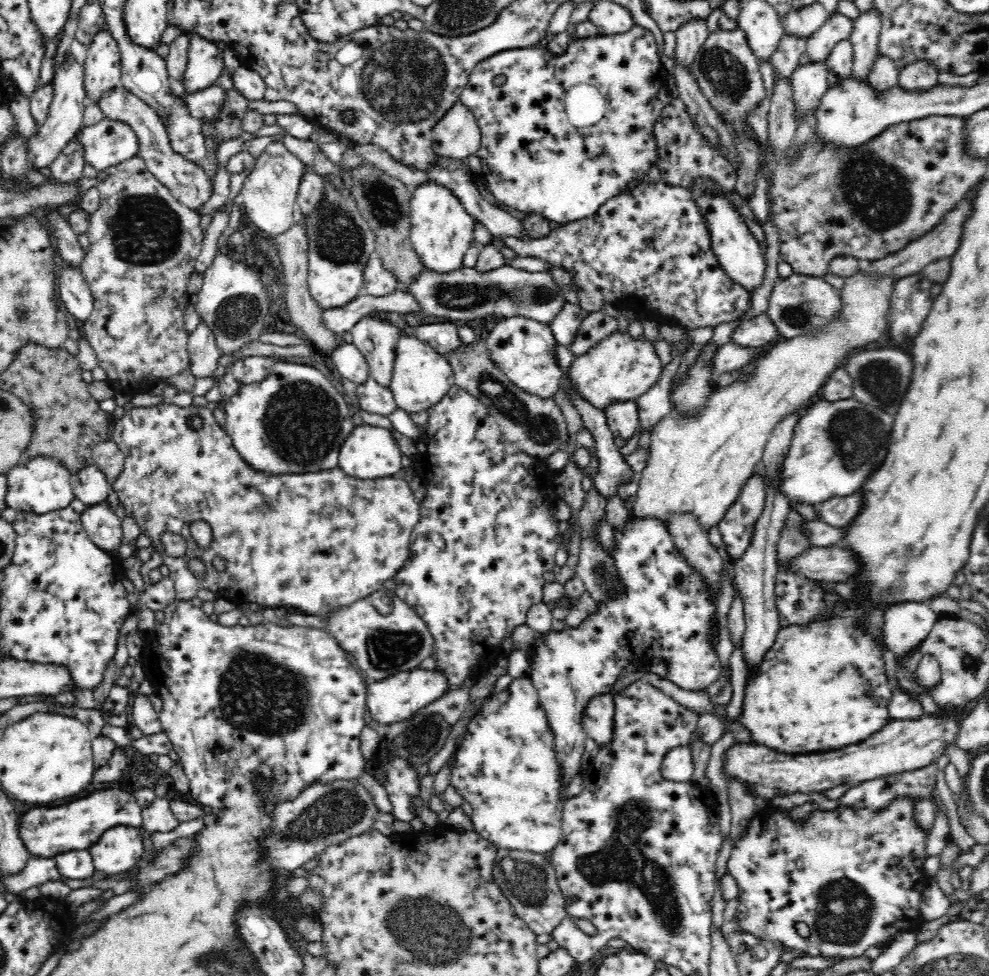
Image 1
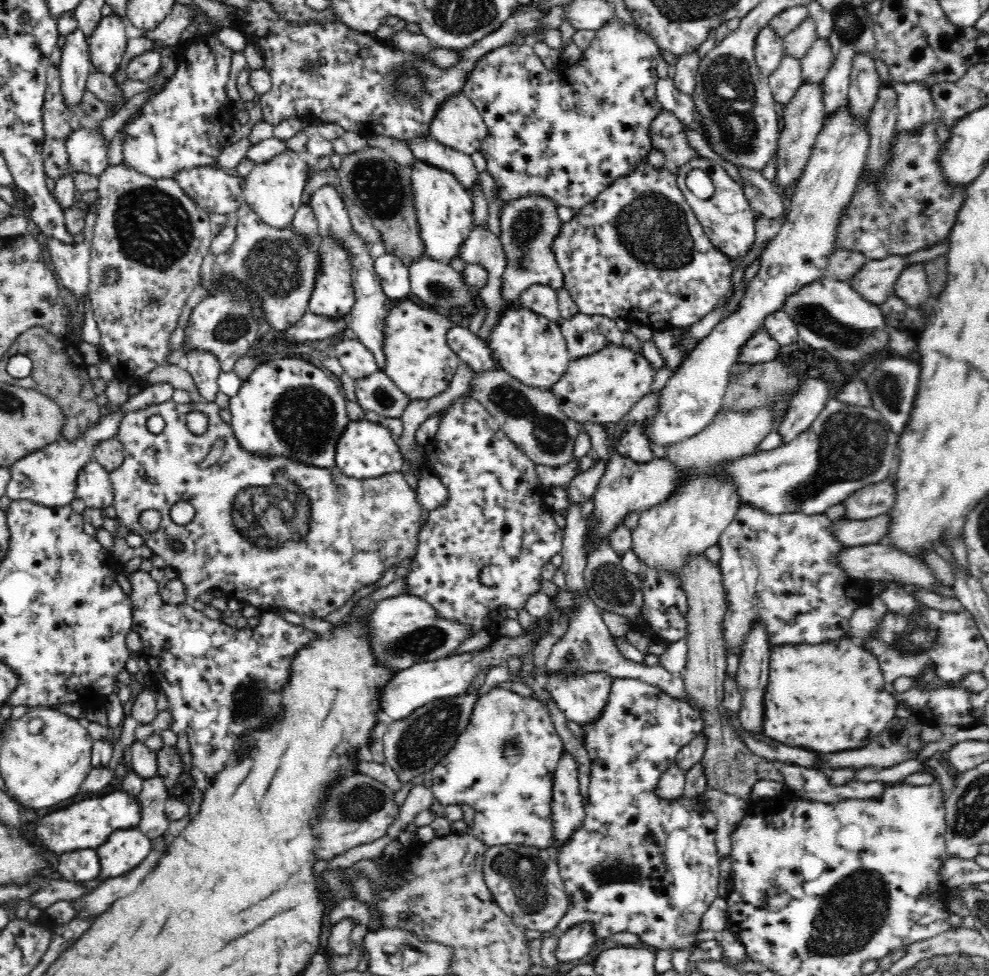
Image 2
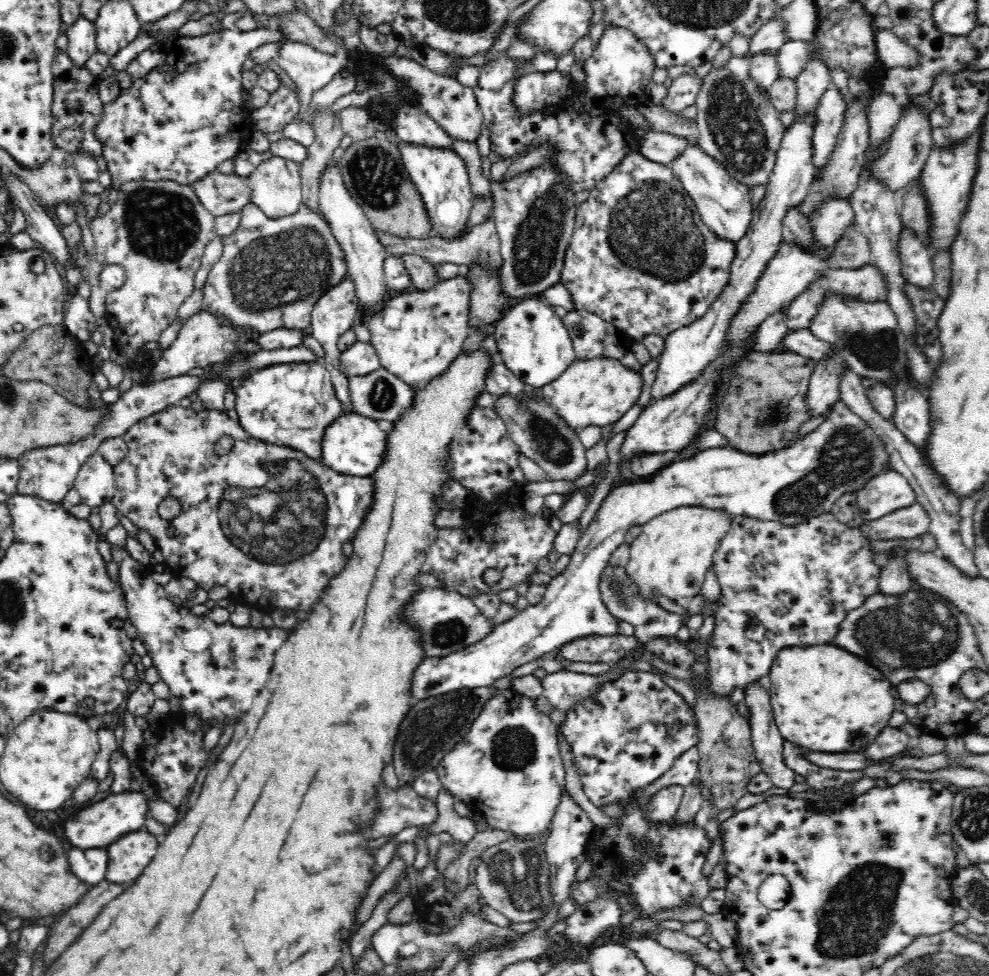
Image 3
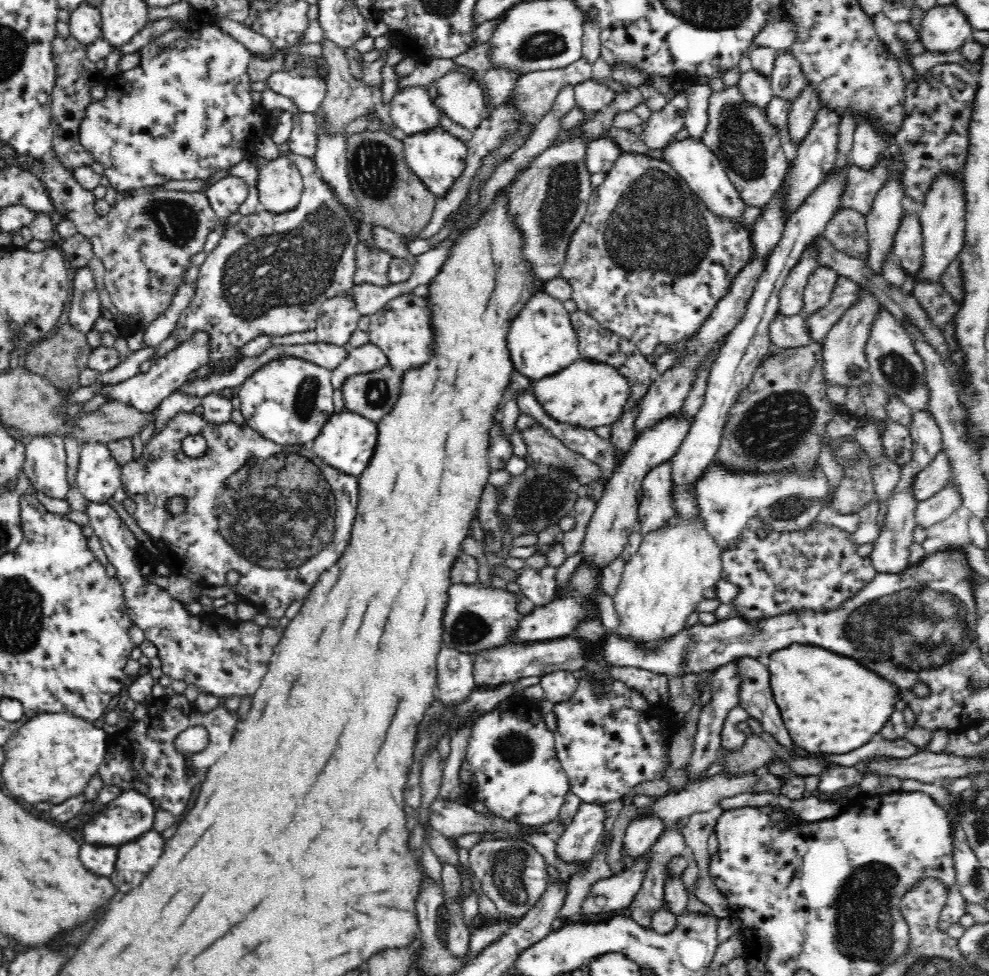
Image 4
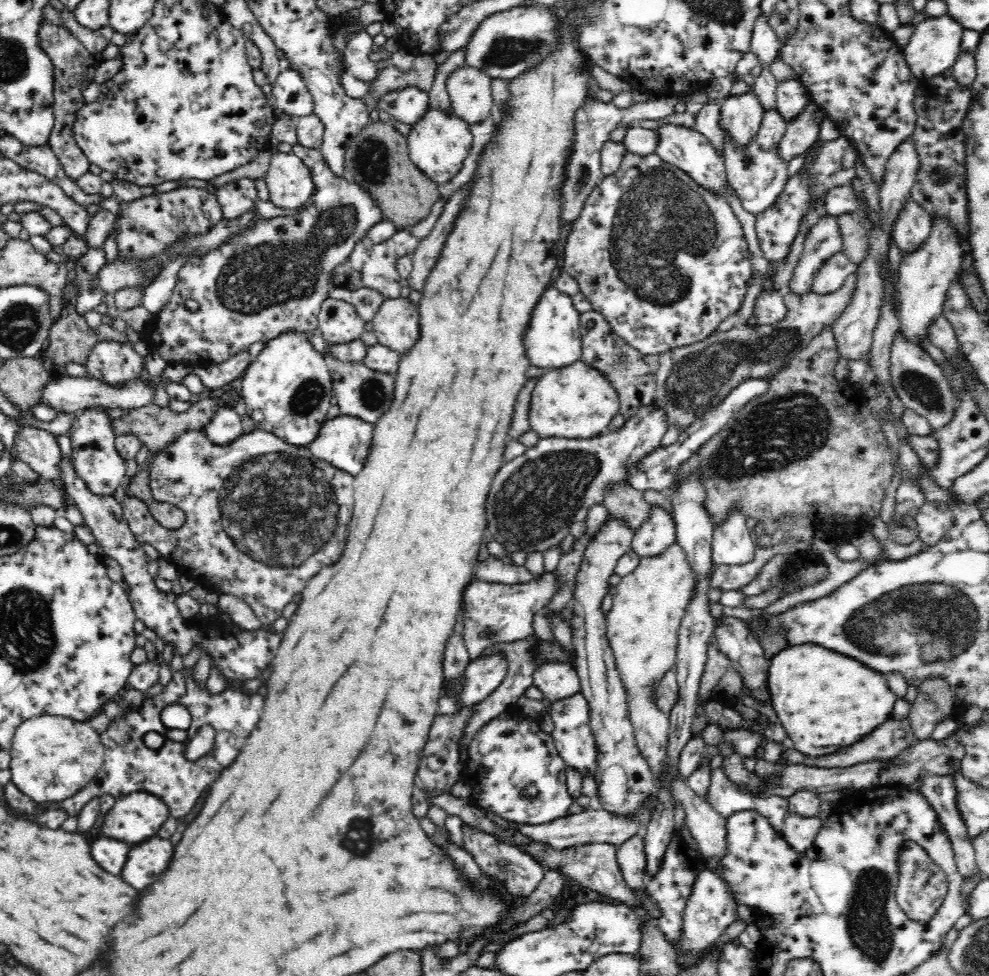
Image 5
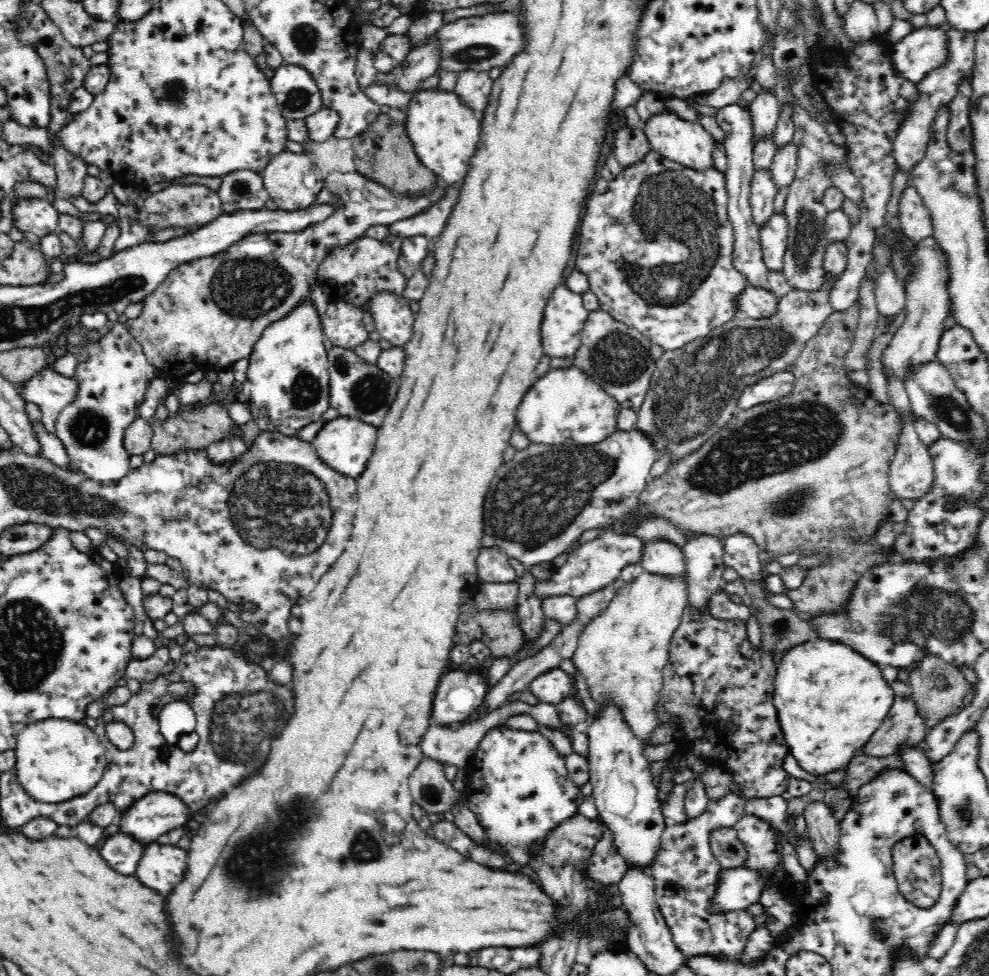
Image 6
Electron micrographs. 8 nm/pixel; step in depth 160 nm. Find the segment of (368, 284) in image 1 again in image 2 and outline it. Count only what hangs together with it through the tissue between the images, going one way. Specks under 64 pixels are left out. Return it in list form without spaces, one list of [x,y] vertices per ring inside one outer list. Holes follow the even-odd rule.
[[[384,253],[374,260],[374,268],[388,298],[411,295],[409,265],[402,257]]]

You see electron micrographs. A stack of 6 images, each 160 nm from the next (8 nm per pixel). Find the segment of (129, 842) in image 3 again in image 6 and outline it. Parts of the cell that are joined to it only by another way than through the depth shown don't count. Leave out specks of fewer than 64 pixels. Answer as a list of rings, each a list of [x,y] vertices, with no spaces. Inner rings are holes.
[[[148,846],[144,852],[144,860],[136,872],[138,880],[144,880],[148,888],[158,890],[162,896],[170,896],[186,876],[188,870],[188,854],[186,850],[174,846]]]

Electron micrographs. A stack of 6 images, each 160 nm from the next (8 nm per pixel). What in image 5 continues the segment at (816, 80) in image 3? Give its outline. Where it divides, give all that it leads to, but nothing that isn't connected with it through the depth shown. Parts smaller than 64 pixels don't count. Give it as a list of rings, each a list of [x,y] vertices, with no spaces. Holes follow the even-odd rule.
[[[811,101],[798,118],[787,124],[785,135],[776,150],[780,160],[786,165],[818,140],[820,126],[814,121],[814,110],[818,109],[816,103]]]

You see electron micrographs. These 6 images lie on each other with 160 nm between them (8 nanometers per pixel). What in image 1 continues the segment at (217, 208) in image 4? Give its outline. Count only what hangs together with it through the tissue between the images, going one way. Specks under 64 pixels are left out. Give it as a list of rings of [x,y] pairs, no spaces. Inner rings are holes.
[[[122,84],[106,89],[95,103],[104,112],[105,118],[124,122],[131,126],[137,134],[139,144],[137,155],[146,161],[149,172],[152,172],[160,183],[166,185],[176,199],[193,209],[202,208],[208,204],[208,200],[214,194],[215,180],[206,174],[201,163],[196,163],[172,149],[168,132],[154,108],[136,96],[136,93],[128,91]]]

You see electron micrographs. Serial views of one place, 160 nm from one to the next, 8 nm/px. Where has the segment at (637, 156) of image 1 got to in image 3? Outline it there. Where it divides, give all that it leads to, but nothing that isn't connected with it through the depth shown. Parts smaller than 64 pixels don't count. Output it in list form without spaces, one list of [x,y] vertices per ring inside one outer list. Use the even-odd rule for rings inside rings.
[[[609,29],[604,31],[598,44],[594,46],[592,56],[588,57],[584,62],[583,70],[586,79],[580,83],[574,83],[573,92],[568,96],[566,104],[562,110],[558,106],[550,106],[550,108],[542,108],[540,112],[532,114],[532,116],[524,116],[518,118],[515,114],[515,108],[511,103],[511,96],[515,85],[513,72],[515,64],[519,61],[516,58],[509,58],[506,51],[498,54],[492,62],[483,64],[480,67],[478,82],[473,87],[476,100],[484,113],[483,123],[490,134],[490,146],[492,152],[497,154],[504,160],[510,158],[514,160],[518,156],[527,153],[532,147],[544,141],[556,141],[558,145],[558,154],[552,156],[550,161],[554,161],[563,172],[568,172],[571,177],[572,189],[574,192],[582,190],[591,190],[596,182],[604,180],[608,174],[612,173],[613,168],[630,153],[638,152],[639,141],[635,133],[634,127],[614,114],[613,108],[617,106],[634,107],[640,103],[650,100],[646,94],[646,86],[652,81],[652,73],[656,67],[650,58],[648,51],[645,50],[636,37],[626,29]]]

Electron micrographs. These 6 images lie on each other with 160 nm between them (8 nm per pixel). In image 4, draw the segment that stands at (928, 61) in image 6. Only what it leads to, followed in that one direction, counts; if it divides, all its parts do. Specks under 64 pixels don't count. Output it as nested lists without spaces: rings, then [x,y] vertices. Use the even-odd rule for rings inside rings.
[[[954,4],[931,8],[921,18],[919,27],[921,48],[931,54],[959,51],[973,32],[972,26]]]

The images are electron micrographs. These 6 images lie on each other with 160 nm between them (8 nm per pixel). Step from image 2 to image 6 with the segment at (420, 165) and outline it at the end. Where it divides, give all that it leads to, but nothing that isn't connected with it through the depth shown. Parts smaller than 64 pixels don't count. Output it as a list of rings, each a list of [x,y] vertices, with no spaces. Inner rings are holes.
[[[440,88],[417,91],[404,111],[407,136],[420,161],[436,173],[441,182],[459,185],[469,172],[469,162],[479,141],[482,114],[464,103],[458,93]]]

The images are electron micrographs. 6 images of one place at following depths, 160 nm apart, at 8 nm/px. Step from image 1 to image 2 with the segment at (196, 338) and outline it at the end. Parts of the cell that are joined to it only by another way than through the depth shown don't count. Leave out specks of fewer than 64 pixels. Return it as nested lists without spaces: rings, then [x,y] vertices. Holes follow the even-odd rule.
[[[196,350],[187,354],[183,364],[196,384],[196,389],[203,401],[215,402],[220,392],[217,384],[221,373],[218,359],[209,352]]]

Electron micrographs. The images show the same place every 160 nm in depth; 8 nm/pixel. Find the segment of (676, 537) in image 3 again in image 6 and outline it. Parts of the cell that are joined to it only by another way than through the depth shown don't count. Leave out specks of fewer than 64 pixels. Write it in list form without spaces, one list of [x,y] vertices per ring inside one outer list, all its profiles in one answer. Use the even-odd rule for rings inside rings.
[[[644,572],[634,582],[624,583],[608,608],[592,620],[578,638],[572,662],[585,682],[589,698],[598,707],[615,708],[641,741],[659,726],[654,706],[663,683],[667,648],[687,604],[686,579]],[[722,828],[712,832],[710,844],[725,870],[741,868],[747,862],[746,845],[738,838],[736,829]]]

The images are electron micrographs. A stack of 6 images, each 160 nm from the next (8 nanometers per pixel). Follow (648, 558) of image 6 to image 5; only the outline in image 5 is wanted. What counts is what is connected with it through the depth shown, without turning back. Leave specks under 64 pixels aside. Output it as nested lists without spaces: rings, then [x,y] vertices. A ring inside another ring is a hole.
[[[655,506],[652,519],[648,520],[631,540],[631,550],[641,559],[662,556],[668,546],[676,542],[676,527],[673,516],[664,508]]]

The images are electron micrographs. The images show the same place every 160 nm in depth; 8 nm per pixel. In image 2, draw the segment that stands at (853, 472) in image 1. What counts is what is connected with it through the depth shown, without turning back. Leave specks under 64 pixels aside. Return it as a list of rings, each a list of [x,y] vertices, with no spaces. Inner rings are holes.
[[[831,399],[812,426],[792,442],[775,450],[756,451],[716,463],[709,476],[735,486],[735,496],[764,515],[825,514],[863,486],[880,482],[892,470],[901,434],[895,433],[872,408]]]

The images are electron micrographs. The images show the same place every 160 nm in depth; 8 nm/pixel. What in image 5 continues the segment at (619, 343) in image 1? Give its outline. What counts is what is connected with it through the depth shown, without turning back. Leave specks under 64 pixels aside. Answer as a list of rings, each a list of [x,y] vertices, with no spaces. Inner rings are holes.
[[[581,360],[565,367],[550,369],[540,376],[530,401],[528,423],[540,439],[594,439],[605,434],[611,421],[619,414],[619,396],[612,385],[598,371]]]

